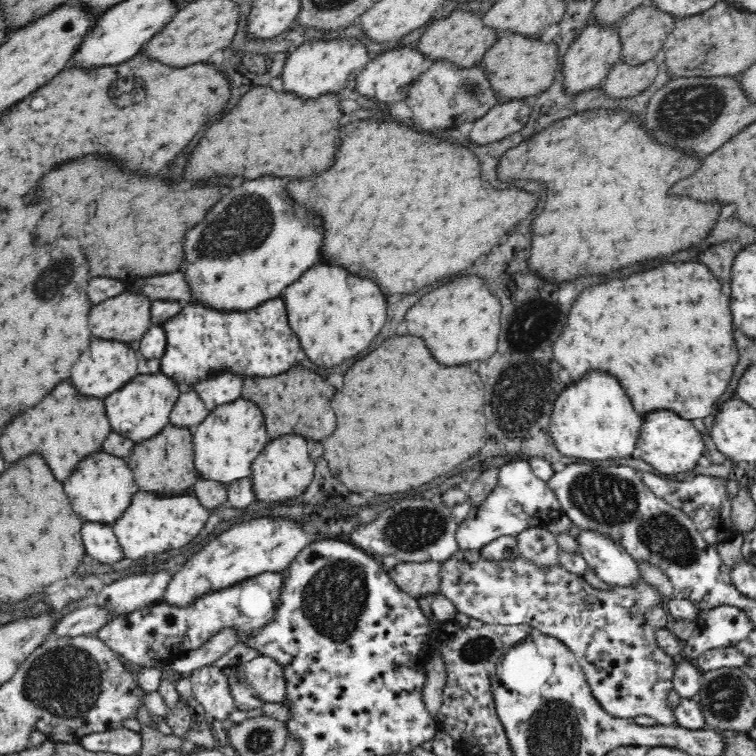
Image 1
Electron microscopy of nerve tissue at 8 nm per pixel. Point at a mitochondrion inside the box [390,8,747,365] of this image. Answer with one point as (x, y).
(683, 113)

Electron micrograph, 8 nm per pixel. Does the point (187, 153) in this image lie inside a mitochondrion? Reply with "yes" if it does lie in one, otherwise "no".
no

